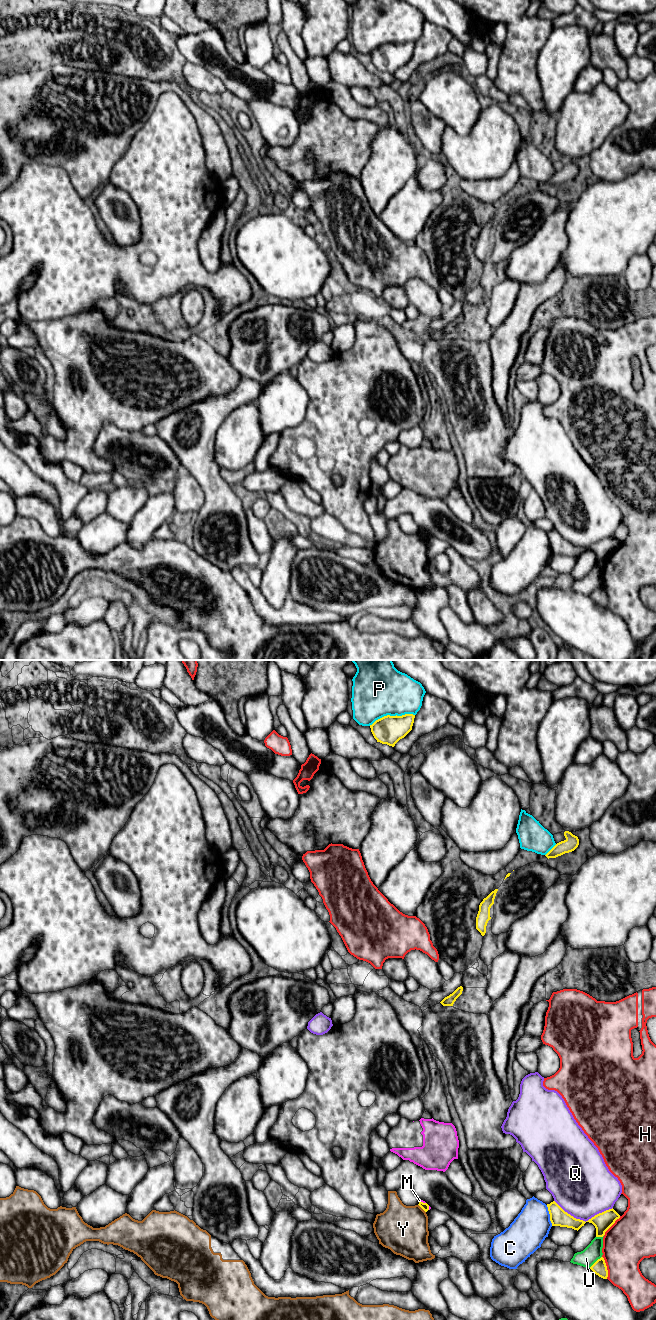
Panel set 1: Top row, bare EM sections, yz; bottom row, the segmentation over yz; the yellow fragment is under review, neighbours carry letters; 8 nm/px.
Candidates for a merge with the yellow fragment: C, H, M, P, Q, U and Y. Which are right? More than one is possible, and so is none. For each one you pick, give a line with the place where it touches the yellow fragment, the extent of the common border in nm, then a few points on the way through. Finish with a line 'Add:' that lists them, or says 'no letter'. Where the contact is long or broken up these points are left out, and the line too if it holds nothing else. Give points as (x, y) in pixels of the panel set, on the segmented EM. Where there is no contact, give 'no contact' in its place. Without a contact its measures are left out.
Add: no letter

